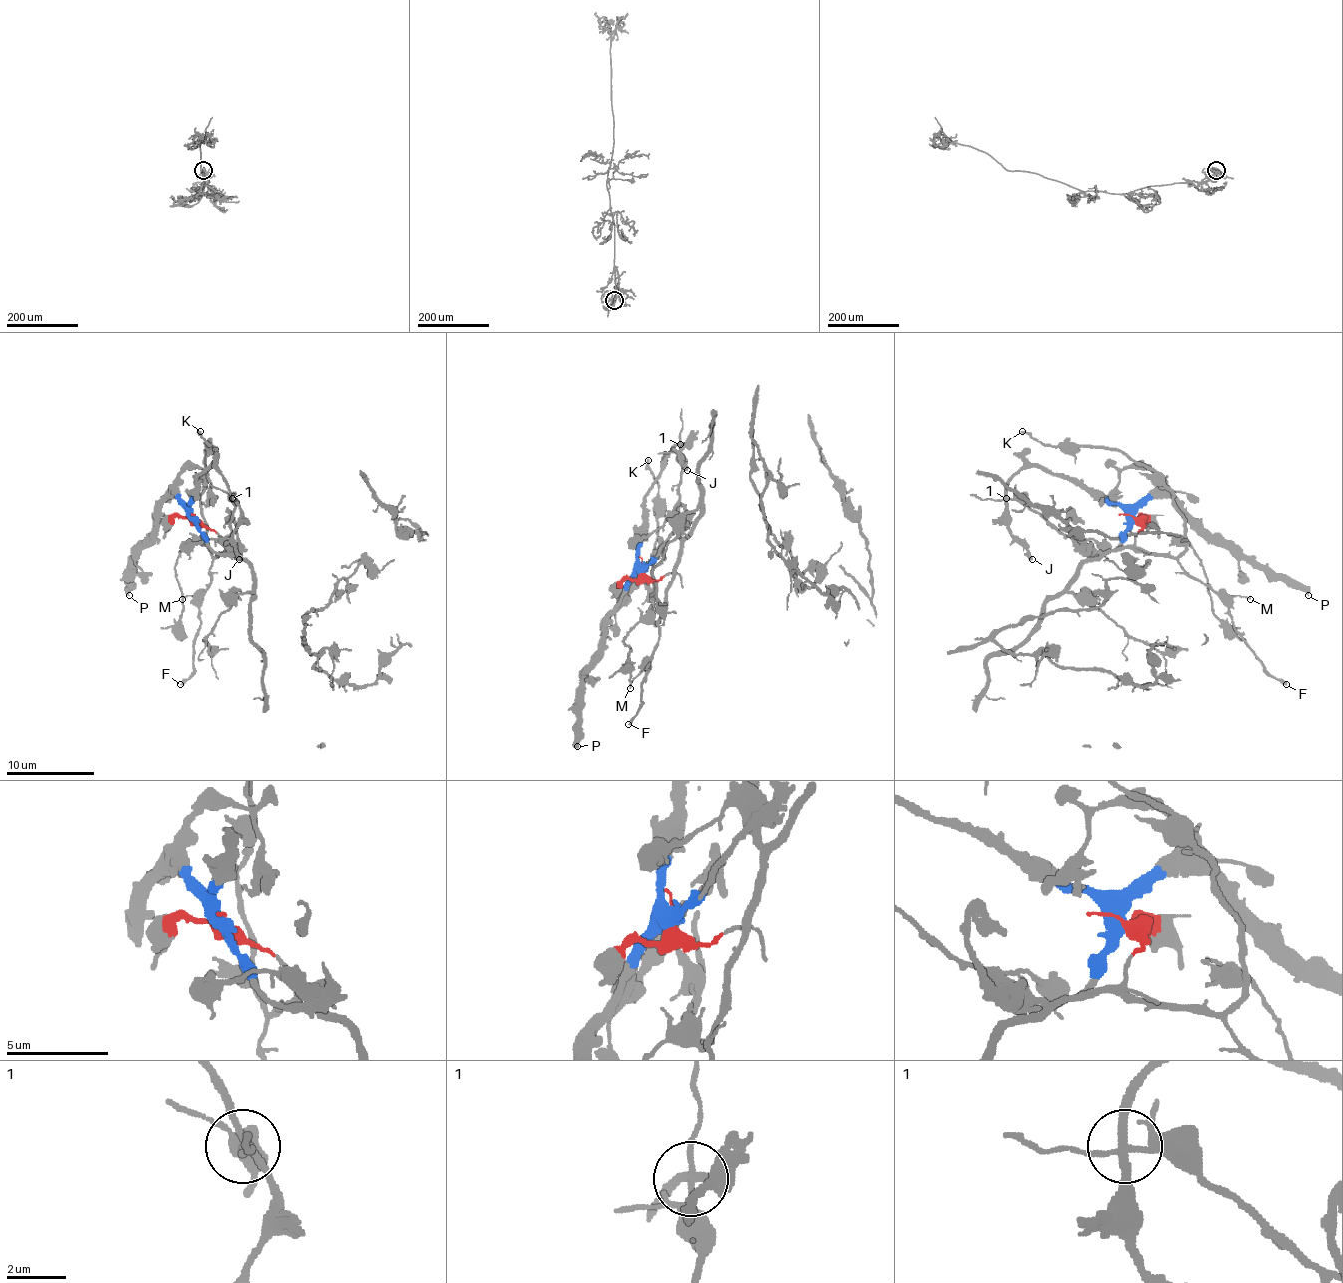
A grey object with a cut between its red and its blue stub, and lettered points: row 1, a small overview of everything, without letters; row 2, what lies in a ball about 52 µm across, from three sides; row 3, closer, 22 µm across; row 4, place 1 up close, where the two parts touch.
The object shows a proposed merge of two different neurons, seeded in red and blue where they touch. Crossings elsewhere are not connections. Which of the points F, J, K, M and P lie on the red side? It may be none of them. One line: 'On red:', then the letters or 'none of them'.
On red: F, K, M

